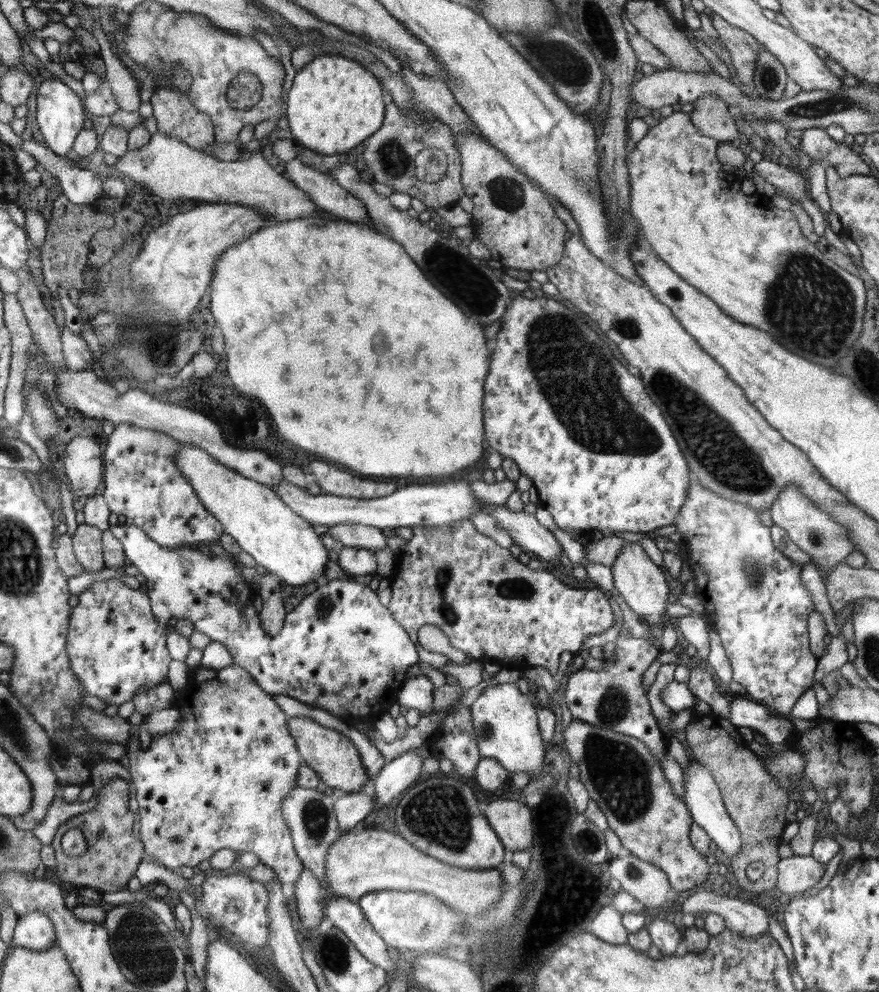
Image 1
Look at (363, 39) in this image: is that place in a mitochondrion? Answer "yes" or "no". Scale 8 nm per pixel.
no

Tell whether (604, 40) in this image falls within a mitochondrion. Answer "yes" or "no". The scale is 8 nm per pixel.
yes

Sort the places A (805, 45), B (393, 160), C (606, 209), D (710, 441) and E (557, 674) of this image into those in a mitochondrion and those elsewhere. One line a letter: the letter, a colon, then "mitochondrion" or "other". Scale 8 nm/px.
A: other
B: mitochondrion
C: other
D: mitochondrion
E: other

